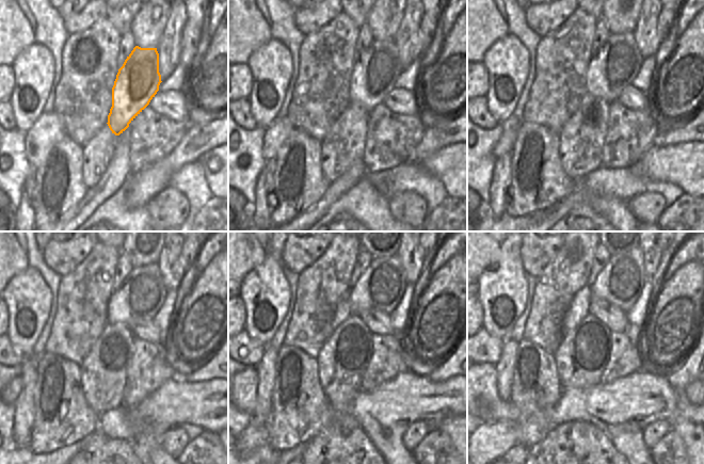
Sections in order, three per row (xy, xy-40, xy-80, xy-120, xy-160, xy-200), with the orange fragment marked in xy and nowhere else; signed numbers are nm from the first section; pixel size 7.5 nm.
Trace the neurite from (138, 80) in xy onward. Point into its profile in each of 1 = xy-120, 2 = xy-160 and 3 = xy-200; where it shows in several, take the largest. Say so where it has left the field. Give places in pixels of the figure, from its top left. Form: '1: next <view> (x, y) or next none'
1: next xy-120 (140, 298)
2: next xy-160 (381, 286)
3: next xy-200 (621, 281)

